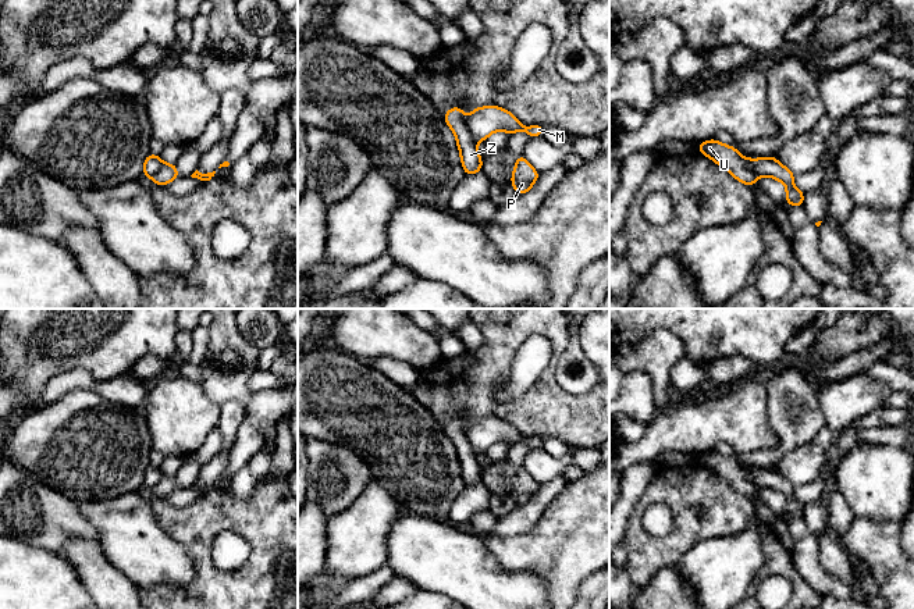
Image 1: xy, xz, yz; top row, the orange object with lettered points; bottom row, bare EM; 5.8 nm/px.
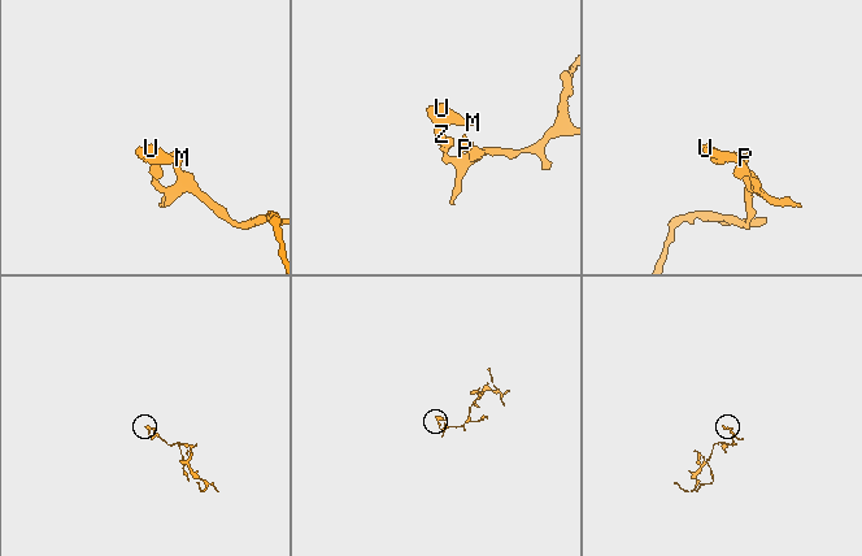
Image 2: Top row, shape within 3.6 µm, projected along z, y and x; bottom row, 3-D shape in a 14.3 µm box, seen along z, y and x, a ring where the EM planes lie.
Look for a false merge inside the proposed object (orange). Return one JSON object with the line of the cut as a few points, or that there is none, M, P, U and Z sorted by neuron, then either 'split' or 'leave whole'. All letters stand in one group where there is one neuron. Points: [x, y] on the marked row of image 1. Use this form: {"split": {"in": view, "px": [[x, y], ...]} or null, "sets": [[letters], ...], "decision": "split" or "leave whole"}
{"split": {"in": "xz", "px": [[465, 118], [465, 125], [476, 142]]}, "sets": [["M", "U"], ["P", "Z"]], "decision": "split"}

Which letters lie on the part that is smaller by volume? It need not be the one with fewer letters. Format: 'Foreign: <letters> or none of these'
Foreign: M, U

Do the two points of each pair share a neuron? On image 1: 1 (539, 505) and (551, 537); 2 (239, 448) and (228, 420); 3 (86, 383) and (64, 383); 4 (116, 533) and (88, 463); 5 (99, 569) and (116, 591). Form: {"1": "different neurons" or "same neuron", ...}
{"1": "different neurons", "2": "different neurons", "3": "same neuron", "4": "different neurons", "5": "same neuron"}

